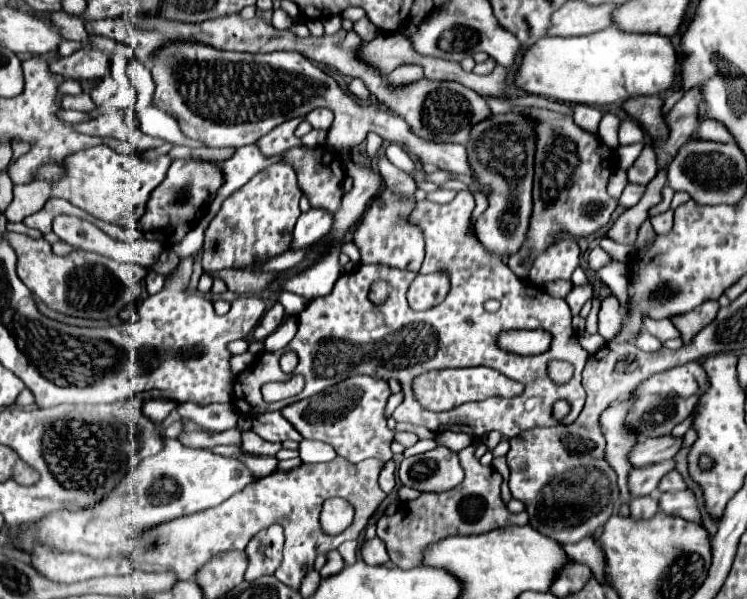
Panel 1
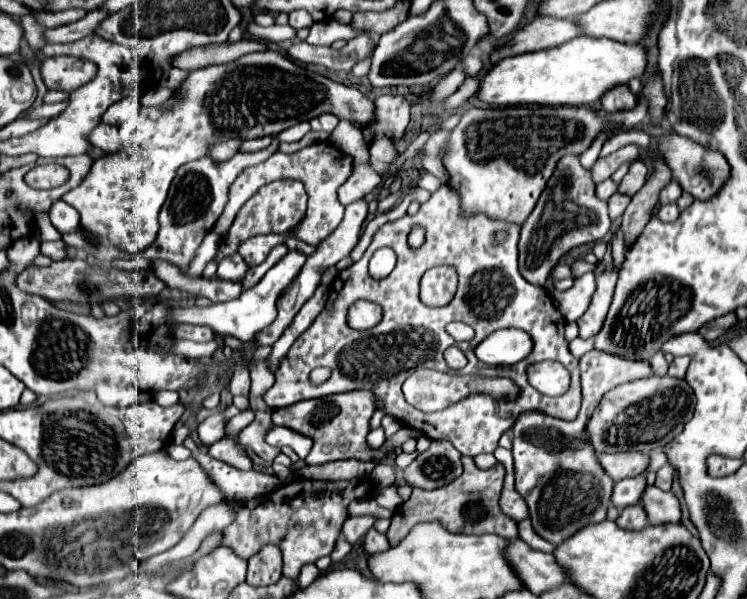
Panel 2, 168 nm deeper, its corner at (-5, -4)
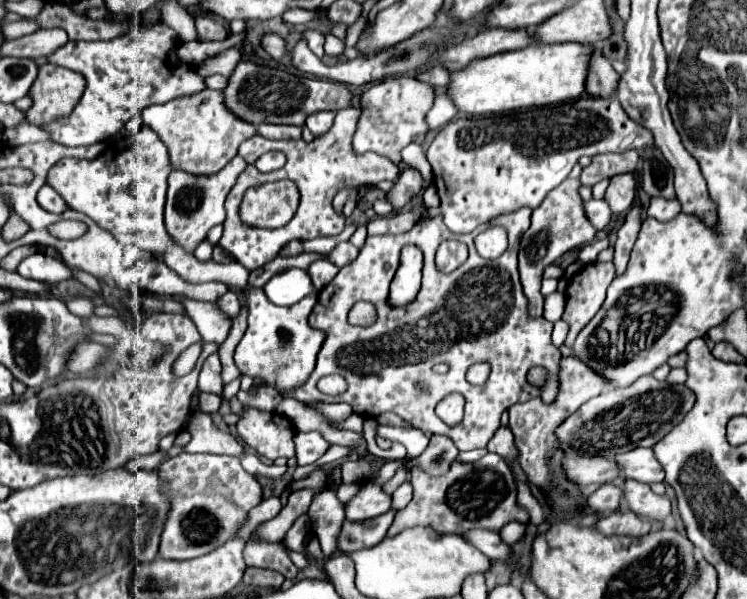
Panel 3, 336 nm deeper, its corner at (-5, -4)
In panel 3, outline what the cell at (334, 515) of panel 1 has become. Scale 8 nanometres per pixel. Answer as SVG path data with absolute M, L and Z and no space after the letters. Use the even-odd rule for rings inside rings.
M373 473L369 479L361 481L359 493L345 503L345 515L349 521L365 521L373 519L381 513L385 513L385 505L391 505L391 495L387 495L377 483L377 473Z

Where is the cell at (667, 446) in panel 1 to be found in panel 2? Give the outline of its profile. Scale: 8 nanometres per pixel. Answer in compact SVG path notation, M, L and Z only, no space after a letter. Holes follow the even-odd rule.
M619 451L619 453L603 453L599 455L603 469L615 479L621 481L625 477L635 477L647 471L649 453L639 451Z

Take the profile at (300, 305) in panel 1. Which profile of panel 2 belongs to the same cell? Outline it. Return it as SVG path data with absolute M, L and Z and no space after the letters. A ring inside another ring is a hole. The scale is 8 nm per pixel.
M289 251L277 265L273 265L265 277L251 289L245 289L237 299L227 301L227 303L215 303L215 305L203 305L203 307L177 307L177 313L173 313L177 317L177 321L181 323L195 323L195 325L209 325L215 333L221 335L233 335L237 339L241 339L243 343L253 341L253 337L257 333L261 333L261 329L265 329L267 325L271 325L277 317L277 309L275 309L275 301L277 297L283 293L283 289L297 277L297 273L301 271L303 263L305 263L305 253L301 251Z

